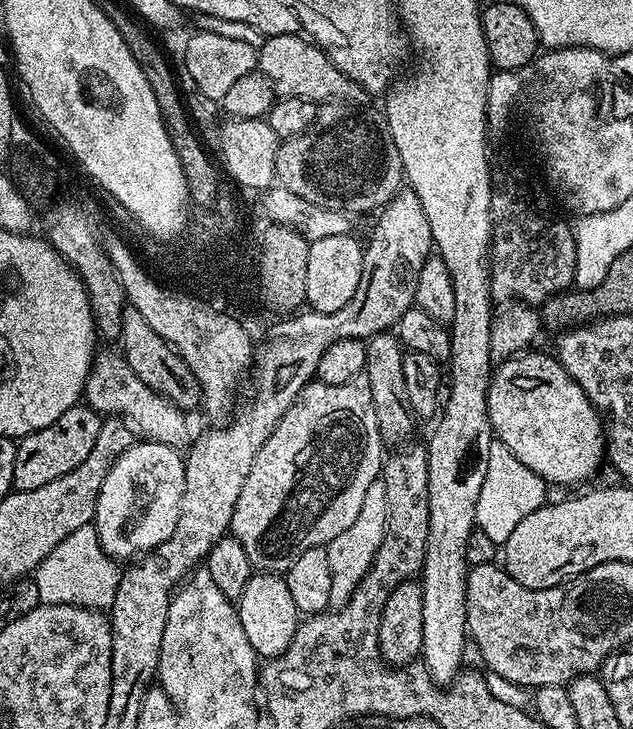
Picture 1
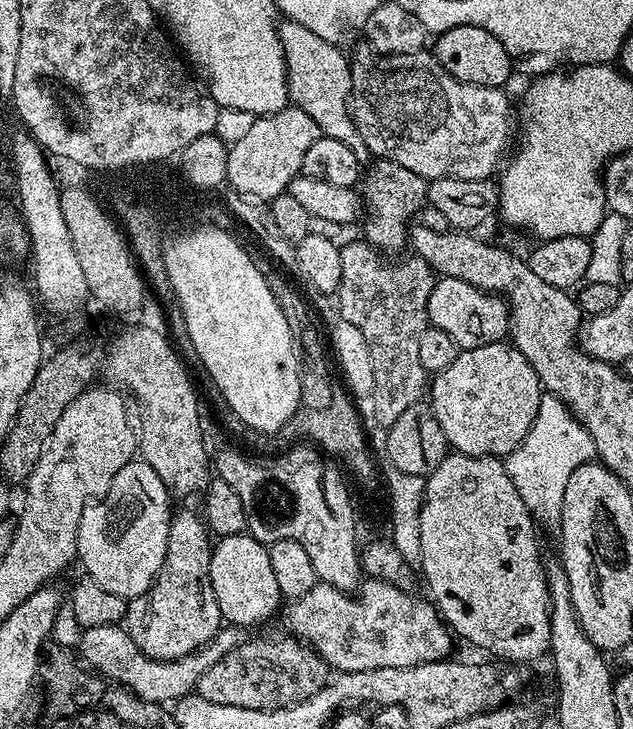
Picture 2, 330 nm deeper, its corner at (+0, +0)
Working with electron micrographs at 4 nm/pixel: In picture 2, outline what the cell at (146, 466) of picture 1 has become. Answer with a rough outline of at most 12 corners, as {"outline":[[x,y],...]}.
{"outline":[[134,458],[84,508],[83,571],[144,593],[165,561],[169,487]]}

